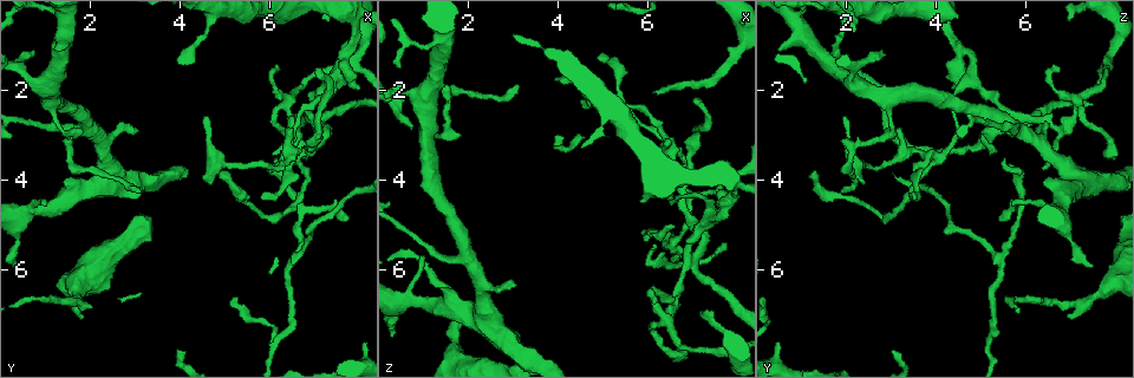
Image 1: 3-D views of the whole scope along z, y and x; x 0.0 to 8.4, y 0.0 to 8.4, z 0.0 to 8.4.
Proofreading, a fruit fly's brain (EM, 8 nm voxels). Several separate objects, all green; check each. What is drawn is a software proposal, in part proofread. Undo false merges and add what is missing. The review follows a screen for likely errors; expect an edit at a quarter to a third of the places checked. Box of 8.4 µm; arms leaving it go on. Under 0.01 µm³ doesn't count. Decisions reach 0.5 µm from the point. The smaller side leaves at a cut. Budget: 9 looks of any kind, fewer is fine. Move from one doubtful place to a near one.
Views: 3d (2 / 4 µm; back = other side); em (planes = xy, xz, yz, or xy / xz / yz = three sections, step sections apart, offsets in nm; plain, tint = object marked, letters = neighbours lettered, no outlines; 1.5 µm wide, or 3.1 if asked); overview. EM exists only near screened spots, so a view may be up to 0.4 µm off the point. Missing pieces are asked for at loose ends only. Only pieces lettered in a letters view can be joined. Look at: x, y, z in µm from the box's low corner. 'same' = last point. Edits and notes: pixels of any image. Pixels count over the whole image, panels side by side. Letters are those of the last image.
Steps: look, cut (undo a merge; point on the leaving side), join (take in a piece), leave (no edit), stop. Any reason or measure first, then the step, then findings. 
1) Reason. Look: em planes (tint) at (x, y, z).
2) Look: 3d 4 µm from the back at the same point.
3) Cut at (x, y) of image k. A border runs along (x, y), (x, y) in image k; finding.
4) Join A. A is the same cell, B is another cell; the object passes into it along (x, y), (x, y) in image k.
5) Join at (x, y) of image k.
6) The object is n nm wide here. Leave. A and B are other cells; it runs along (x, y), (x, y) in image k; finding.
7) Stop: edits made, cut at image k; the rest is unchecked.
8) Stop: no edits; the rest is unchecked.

An open end. Look: 3d 4 µm at (0.75, 1.15, 2.80).

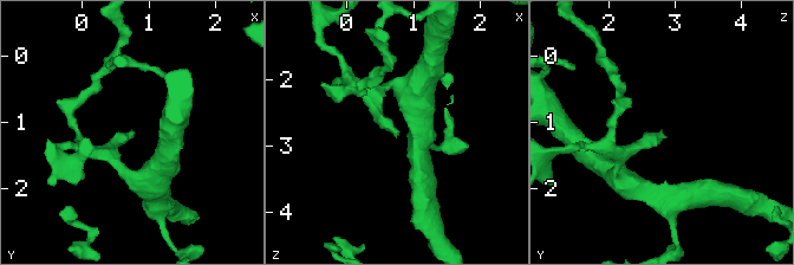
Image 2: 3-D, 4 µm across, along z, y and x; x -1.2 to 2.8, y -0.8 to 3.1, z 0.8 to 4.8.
Now the EM. Look: em planes (letters) at (0.75, 1.15, 2.80).

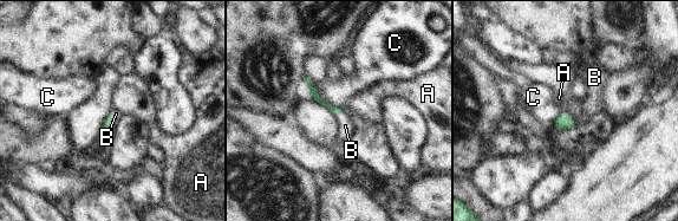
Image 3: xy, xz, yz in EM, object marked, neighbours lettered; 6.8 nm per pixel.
The longest contact is with C, 260 nm. Join B. B is the same cell, A and C are other cells; the object passes into it along (337, 111), (340, 114), (345, 125) in image 3; it goes on there.

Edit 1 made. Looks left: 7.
Branch point. Look: 3d 2 µm at (2.30, 3.20, 6.35).

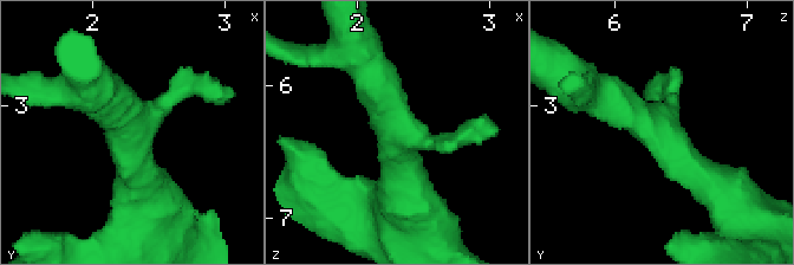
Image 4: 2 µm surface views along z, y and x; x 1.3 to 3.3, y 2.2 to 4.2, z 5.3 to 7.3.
Need the tissue. Look: em xy step 8 (tint) at (2.26, 3.18, 6.30).

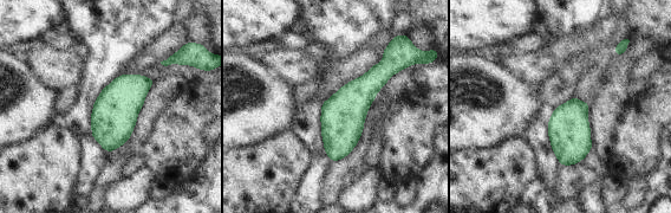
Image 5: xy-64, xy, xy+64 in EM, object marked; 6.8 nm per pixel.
Another direction. Look: em planes (letters) at the same point.

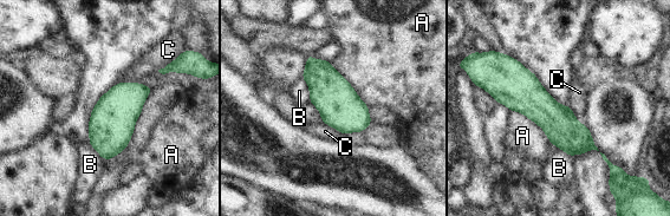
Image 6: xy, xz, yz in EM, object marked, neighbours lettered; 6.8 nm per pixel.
Leave. A, B and C are other cells; it runs along (487, 87), (519, 89), (592, 146) in image 6; continuous, no second neuron.

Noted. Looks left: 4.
Stop: edits made, join at image 3; the rest is unchecked.

